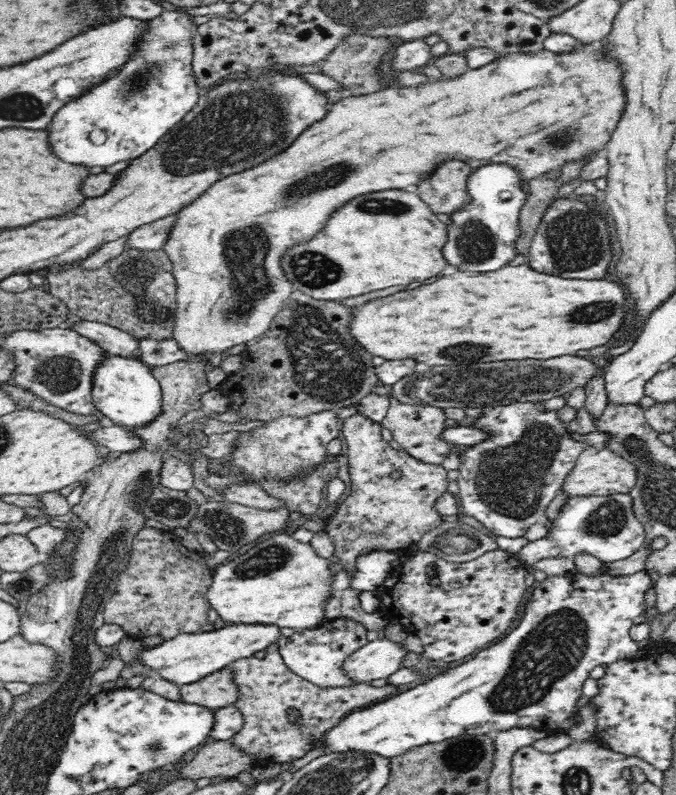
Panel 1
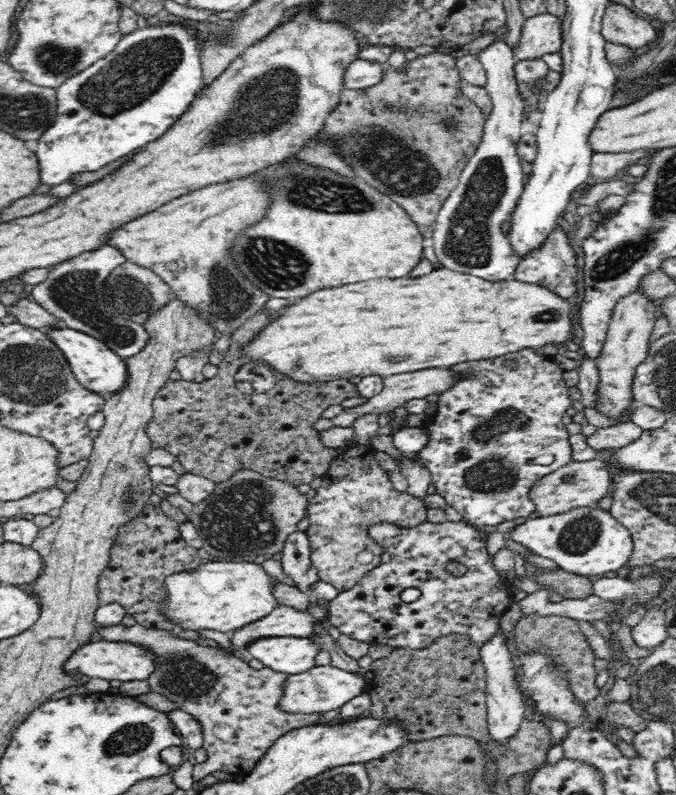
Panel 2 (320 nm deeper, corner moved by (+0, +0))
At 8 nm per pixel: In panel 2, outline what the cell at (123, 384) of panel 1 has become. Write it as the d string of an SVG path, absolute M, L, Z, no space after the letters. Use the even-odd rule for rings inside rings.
M44 326L40 330L44 331L48 335L48 339L52 343L56 343L56 347L64 353L73 376L84 388L106 397L112 396L114 392L118 392L126 384L128 376L125 360L110 350L106 344L100 342L100 339L79 330L62 326Z

